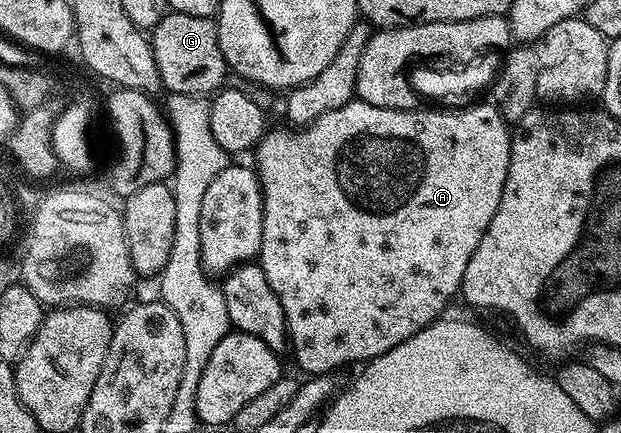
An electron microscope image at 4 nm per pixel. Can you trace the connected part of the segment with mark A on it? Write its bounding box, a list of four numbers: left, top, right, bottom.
[254,101,512,376]

